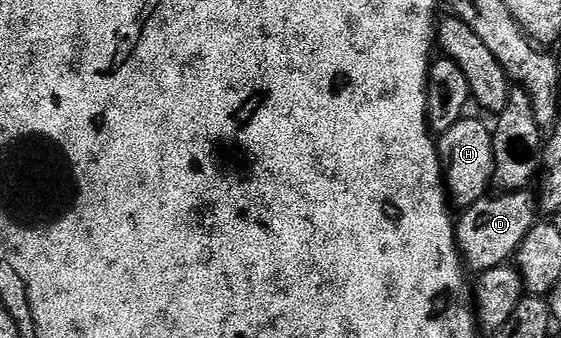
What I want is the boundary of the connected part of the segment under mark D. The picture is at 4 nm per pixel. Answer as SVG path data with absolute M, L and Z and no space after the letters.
M500 191L499 196L488 194L471 208L462 209L455 226L455 241L459 243L459 254L472 273L493 270L508 263L518 252L521 242L538 221L538 201L534 193Z

